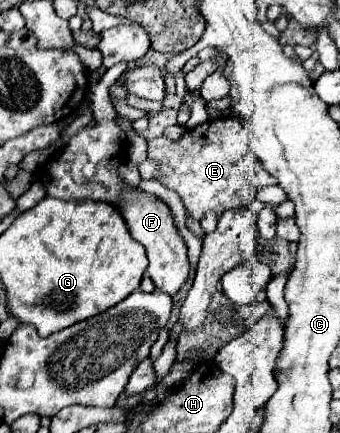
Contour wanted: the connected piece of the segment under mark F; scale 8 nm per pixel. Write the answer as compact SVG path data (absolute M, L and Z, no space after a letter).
M130 188L124 194L124 198L120 200L118 210L128 224L132 238L146 248L146 254L148 254L148 260L150 260L148 274L150 274L154 286L158 290L174 296L182 288L182 284L188 280L190 264L188 264L188 258L186 258L186 244L184 244L178 228L174 224L170 206L150 192L144 192L140 188Z

